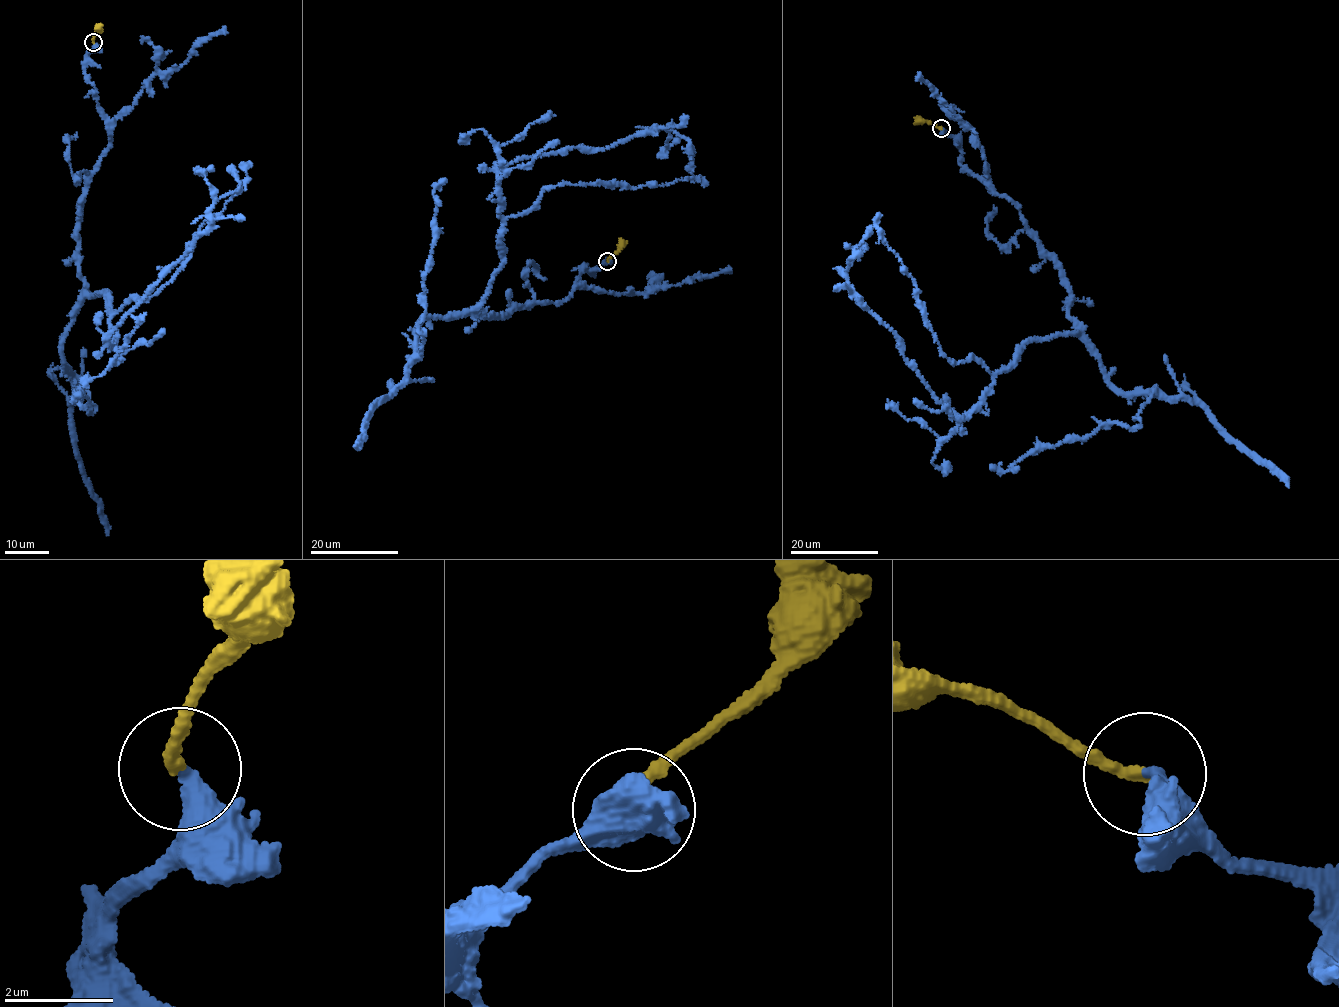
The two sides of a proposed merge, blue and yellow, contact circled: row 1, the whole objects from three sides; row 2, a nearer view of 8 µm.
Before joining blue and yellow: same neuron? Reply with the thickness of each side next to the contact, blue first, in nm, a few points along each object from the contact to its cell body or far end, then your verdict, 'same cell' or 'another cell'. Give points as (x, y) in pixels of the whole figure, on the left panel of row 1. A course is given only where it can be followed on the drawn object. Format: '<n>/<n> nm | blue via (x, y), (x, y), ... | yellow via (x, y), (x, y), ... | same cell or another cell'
360/200 nm | blue via (93, 42), (84, 76), (111, 138), (80, 211), (78, 271), (108, 295), (109, 344), (238, 189), (231, 165) | yellow via (93, 42), (97, 29) | same cell

